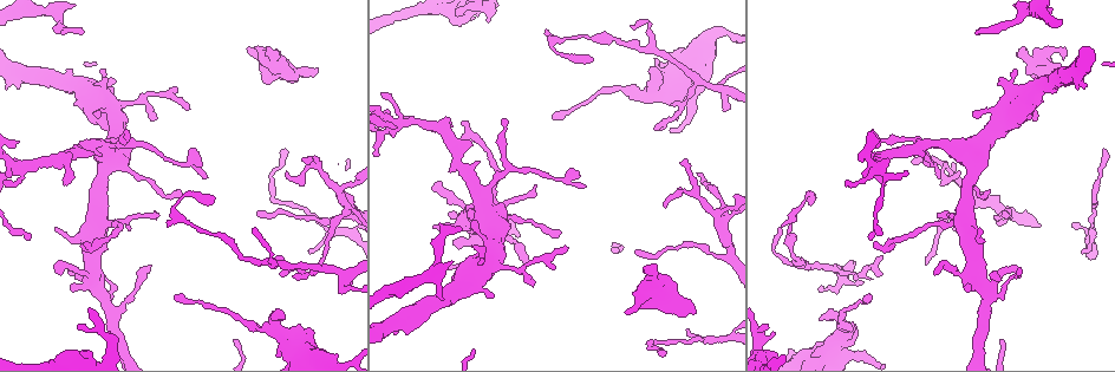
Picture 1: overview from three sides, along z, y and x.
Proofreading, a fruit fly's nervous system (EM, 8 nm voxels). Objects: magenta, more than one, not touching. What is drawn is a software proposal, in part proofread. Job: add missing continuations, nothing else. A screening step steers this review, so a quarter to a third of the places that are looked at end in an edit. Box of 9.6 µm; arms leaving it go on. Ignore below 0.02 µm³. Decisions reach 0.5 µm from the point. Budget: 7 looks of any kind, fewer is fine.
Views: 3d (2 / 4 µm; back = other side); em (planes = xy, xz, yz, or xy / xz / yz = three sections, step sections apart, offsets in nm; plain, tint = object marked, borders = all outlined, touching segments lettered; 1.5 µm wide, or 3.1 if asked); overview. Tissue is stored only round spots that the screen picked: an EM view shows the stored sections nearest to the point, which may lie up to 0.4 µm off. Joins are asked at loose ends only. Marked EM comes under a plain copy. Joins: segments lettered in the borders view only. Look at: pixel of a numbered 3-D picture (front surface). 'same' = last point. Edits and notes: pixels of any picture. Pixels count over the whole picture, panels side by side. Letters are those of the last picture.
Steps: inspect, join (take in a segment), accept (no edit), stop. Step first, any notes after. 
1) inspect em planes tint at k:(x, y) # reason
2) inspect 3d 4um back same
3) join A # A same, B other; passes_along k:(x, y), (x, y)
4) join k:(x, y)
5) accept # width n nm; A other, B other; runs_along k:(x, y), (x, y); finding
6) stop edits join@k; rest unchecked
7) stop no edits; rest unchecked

inspect em xz step 4 borders at 1:(873, 242) # tapers out

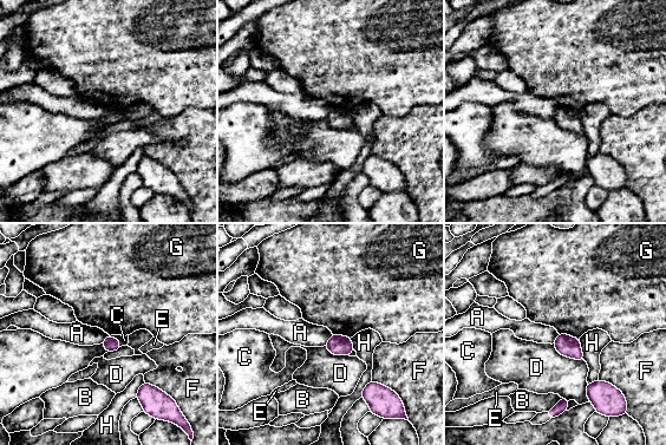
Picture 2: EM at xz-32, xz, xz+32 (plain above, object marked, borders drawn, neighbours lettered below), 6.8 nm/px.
accept # A other, B other, C other, D other, E other, F other, G other, H other; none of them fits

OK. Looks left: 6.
inspect 3d 2um at 1:(94, 115) # tapers out

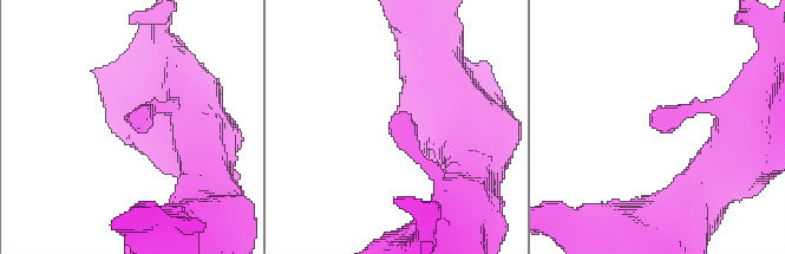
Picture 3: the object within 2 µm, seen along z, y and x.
inspect em xz step 8 tint at 3:(654, 118) # need the tissue

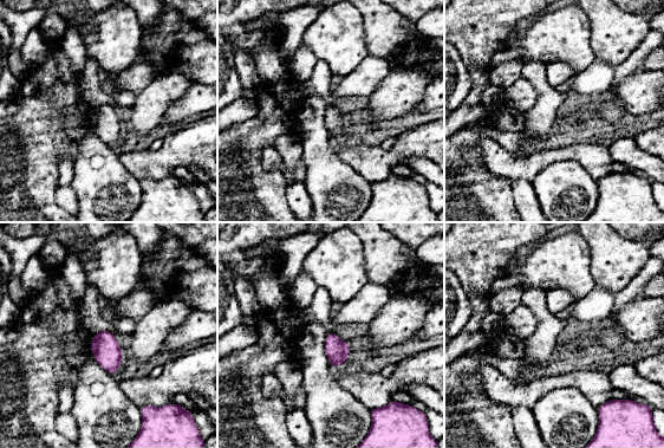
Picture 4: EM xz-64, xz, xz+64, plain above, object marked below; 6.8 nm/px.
inspect em planes borders same # another direction

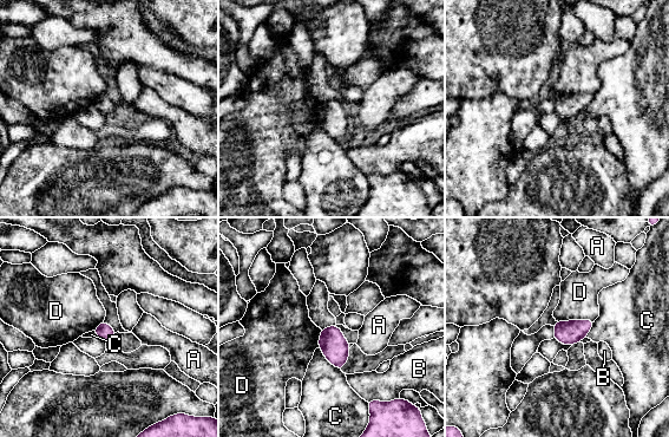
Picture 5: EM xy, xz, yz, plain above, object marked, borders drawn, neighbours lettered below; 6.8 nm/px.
accept # width 110 nm; A other, B other, C other, D other; border 5:(319, 347), (322, 354), (340, 371); none of them fits

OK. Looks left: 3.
inspect 3d 4um at 1:(77, 276) # branch stops here

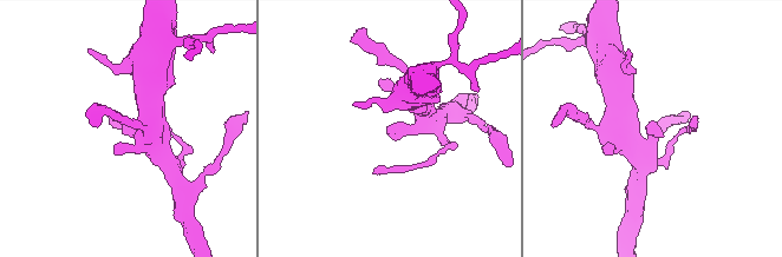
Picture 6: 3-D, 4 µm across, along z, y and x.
inspect em xz step 8 borders at 6:(124, 125) # need the tissue

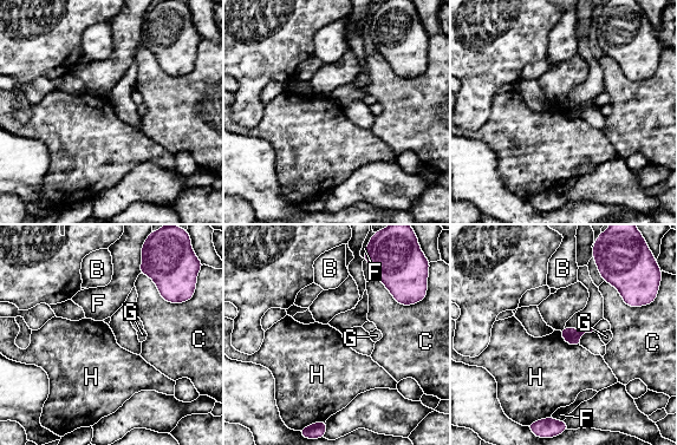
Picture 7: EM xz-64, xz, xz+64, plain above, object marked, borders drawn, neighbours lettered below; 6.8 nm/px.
inspect em planes borders same

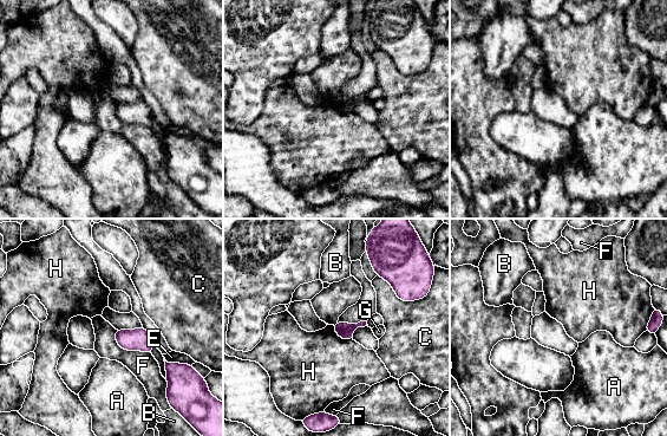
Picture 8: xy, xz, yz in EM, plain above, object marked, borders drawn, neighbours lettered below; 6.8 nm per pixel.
accept # longest_contact C 320 nm; A other, B other, C other, E other, F other, G other, H other; no lettered segment goes on from it

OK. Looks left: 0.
stop no edits; rest unchecked

